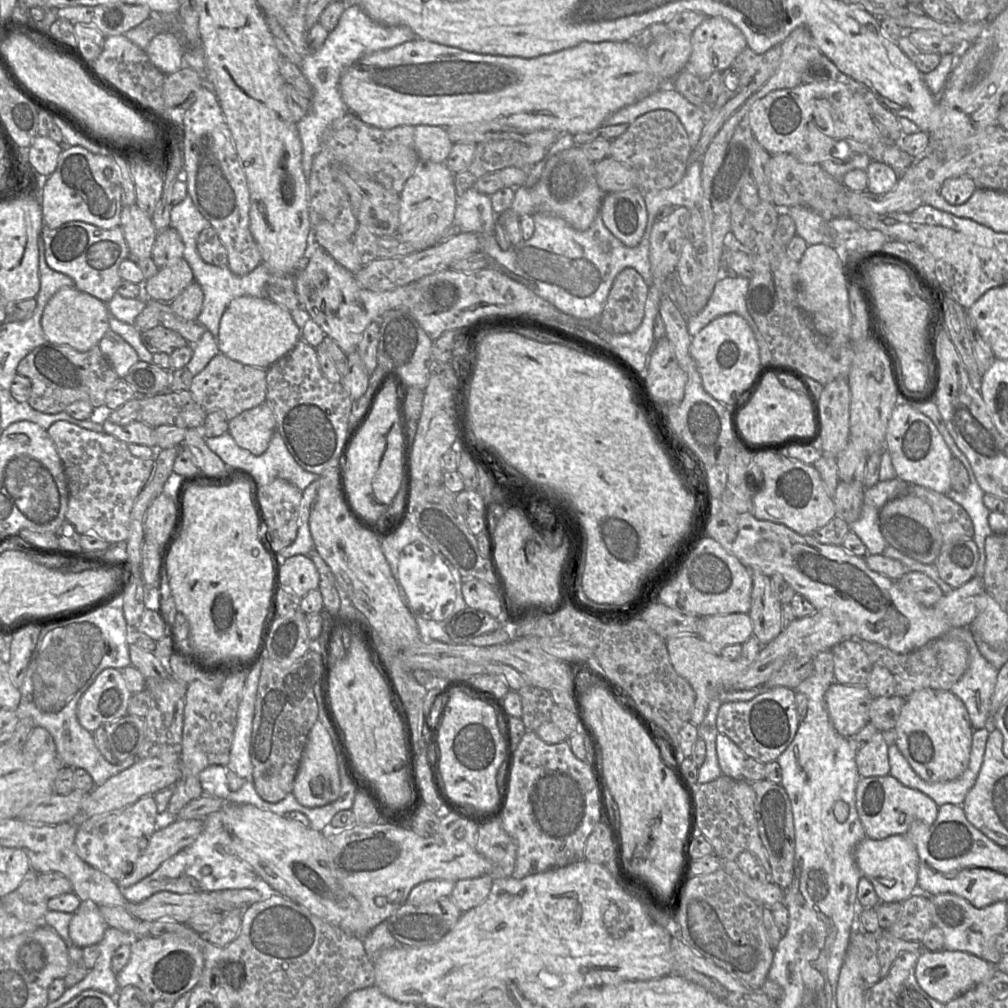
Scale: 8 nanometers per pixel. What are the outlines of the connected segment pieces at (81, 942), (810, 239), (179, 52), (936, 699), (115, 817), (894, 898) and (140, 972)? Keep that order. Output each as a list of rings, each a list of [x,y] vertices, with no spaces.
[[[87,900],[74,913],[68,932],[74,945],[84,948],[99,943],[108,927],[100,912],[100,906]]]
[[[793,206],[781,209],[787,213],[795,223],[796,235],[810,245],[826,244],[832,246],[832,233],[829,232],[827,221],[818,213],[806,206]]]
[[[169,32],[156,34],[144,50],[150,61],[165,75],[182,68],[184,45]]]
[[[922,689],[905,699],[896,726],[888,735],[888,739],[897,746],[922,780],[928,783],[938,783],[954,780],[960,777],[967,769],[973,732],[974,729],[971,725],[968,711],[964,703],[955,694],[950,690]]]
[[[153,796],[141,798],[119,810],[84,818],[77,825],[75,846],[79,857],[92,867],[119,881],[132,874],[137,859],[161,824],[161,815]]]
[[[894,835],[883,840],[865,838],[856,846],[854,857],[862,877],[871,882],[880,903],[902,903],[919,892],[919,857],[915,846],[905,835]]]
[[[149,936],[141,937],[137,942],[131,944],[131,956],[127,965],[117,974],[119,989],[133,986],[139,988],[154,1003],[156,1001],[168,1001],[175,1003],[181,996],[191,992],[199,984],[203,971],[204,958],[201,950],[177,937],[177,936]]]

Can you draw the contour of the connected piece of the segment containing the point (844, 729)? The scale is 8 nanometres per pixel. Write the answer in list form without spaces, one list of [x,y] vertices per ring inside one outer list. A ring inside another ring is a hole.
[[[833,682],[825,694],[826,708],[834,729],[843,737],[853,738],[869,722],[873,697],[866,686]]]

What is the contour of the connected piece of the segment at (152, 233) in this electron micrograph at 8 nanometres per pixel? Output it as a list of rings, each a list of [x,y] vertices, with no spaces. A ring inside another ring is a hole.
[[[137,204],[123,207],[119,226],[123,230],[130,255],[135,258],[151,258],[158,231],[151,218]]]

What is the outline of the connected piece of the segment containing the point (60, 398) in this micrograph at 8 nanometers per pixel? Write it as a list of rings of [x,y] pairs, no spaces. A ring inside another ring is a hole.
[[[46,342],[33,349],[17,366],[17,374],[31,381],[31,392],[27,403],[35,410],[56,414],[75,401],[89,403],[97,413],[105,411],[107,390],[120,379],[112,368],[108,358],[98,346],[86,352],[79,352],[68,345]]]

